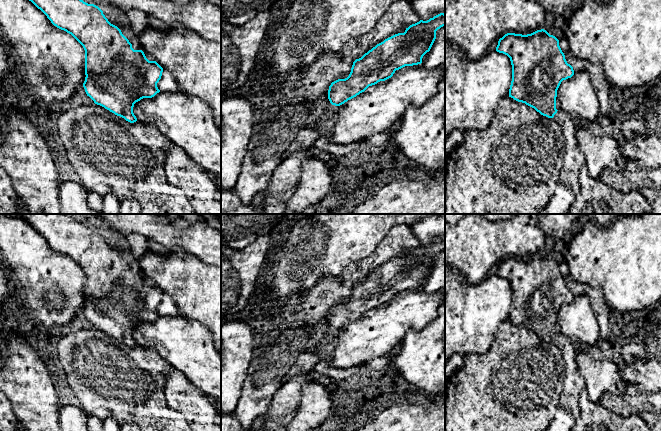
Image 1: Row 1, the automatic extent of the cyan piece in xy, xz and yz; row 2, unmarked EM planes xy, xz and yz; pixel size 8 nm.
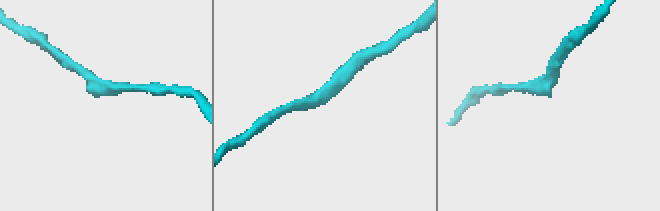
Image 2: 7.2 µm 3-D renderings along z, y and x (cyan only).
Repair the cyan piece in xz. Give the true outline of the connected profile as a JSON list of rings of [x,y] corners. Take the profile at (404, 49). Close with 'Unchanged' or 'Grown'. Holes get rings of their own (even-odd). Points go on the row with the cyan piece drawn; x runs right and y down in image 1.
[[[440,13],[427,21],[420,20],[406,28],[404,33],[377,44],[353,62],[347,78],[331,83],[328,90],[330,103],[340,106],[369,86],[391,78],[396,70],[421,64],[436,39],[436,31],[443,26],[445,14]]]. Unchanged

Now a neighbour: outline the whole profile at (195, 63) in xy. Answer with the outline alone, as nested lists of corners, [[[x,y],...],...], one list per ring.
[[[179,25],[170,26],[166,30],[148,26],[139,37],[142,51],[152,55],[155,61],[168,70],[178,83],[180,92],[187,96],[198,97],[205,101],[213,111],[214,122],[221,129],[221,43],[205,40],[190,29]]]

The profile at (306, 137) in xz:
[[[314,125],[303,127],[297,133],[295,139],[288,146],[286,155],[292,155],[299,151],[305,150],[308,147],[313,147],[314,143],[322,136],[321,129]]]

